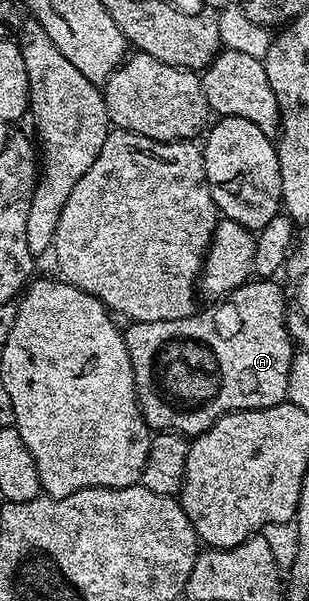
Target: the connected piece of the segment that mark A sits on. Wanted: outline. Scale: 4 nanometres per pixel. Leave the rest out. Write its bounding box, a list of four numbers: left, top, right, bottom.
[122,279,293,439]

